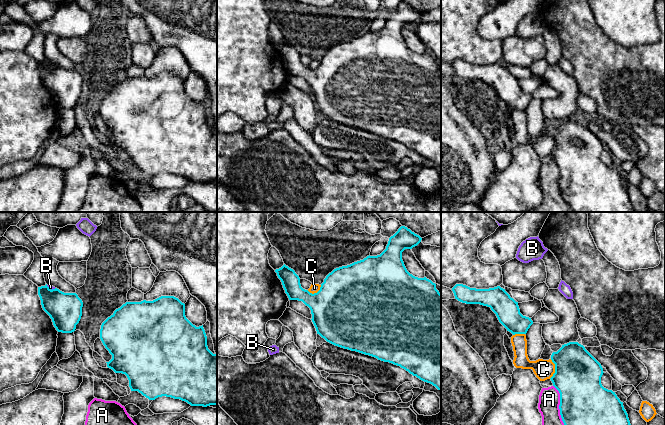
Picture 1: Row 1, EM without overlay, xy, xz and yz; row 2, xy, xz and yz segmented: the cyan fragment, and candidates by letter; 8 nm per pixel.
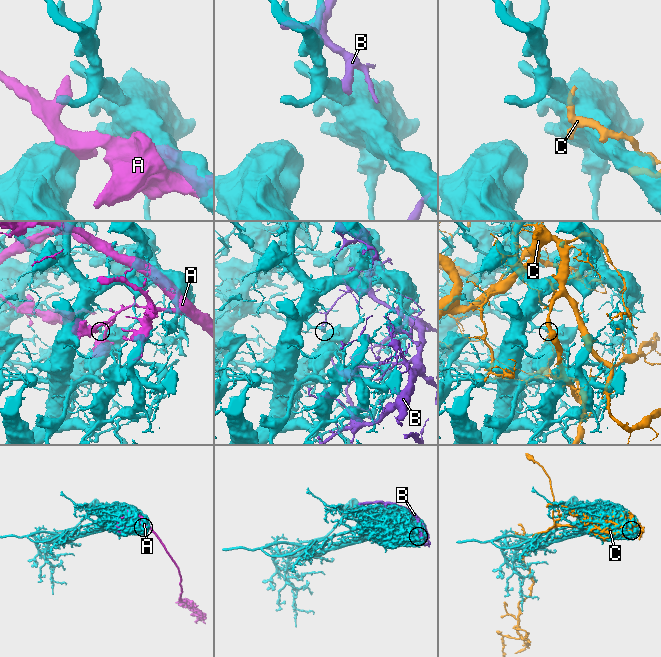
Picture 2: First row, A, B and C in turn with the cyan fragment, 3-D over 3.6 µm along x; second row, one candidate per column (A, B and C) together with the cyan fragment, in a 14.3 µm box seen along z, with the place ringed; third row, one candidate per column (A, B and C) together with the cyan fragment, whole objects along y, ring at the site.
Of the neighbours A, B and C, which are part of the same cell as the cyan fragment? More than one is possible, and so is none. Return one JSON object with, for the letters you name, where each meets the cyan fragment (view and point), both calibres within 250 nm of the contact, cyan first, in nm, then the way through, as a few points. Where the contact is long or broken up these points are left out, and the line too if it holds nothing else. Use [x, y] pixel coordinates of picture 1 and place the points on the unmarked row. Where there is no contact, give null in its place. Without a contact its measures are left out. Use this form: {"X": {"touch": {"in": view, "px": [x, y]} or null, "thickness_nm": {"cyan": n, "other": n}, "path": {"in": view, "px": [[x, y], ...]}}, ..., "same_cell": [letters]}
{"same_cell": []}

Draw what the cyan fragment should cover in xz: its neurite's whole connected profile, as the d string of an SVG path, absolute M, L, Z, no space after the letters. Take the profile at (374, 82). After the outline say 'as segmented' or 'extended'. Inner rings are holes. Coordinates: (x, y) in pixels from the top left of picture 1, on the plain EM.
M401 2L389 14L386 25L380 31L369 31L363 36L334 45L314 70L301 63L299 52L285 40L275 48L289 76L302 77L310 84L317 110L327 118L400 142L441 166L441 70L431 56L410 50L402 36L402 28L417 22L421 16L419 11Z; as segmented

